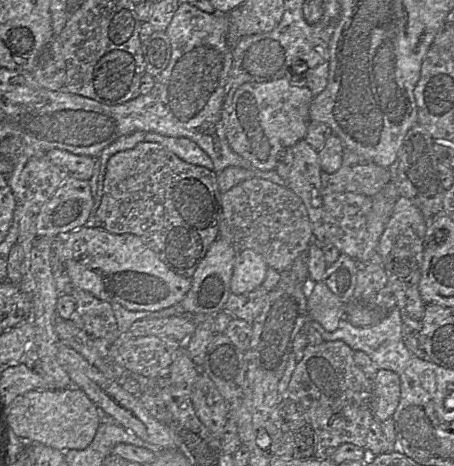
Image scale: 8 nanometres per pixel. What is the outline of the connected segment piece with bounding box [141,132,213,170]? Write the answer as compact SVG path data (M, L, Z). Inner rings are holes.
M150 132L146 133L141 142L160 144L186 163L213 170L210 157L196 143L187 138L174 138Z

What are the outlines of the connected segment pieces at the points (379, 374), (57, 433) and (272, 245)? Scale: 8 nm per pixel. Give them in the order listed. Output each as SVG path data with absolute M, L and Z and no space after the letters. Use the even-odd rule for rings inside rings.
M379 369L372 378L372 413L374 420L383 422L393 417L401 397L399 375Z
M70 385L61 390L34 390L15 398L7 406L13 439L40 443L54 449L85 449L94 439L103 415L85 392Z
M251 178L245 180L238 185L234 186L233 188L229 189L228 191L221 194L221 201L220 201L220 222L219 222L219 238L224 239L236 253L239 253L245 249L252 249L258 254L260 254L267 265L278 272L282 272L287 270L291 267L295 259L306 251L310 242L313 239L313 230L312 225L308 217L307 210L302 202L302 200L290 189L287 187L282 187L275 183L272 183L267 180L259 179L259 178Z

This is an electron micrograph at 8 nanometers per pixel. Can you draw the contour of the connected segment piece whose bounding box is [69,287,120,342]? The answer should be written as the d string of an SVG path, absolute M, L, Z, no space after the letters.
M75 287L69 293L76 304L70 319L87 334L115 342L120 334L111 304Z

